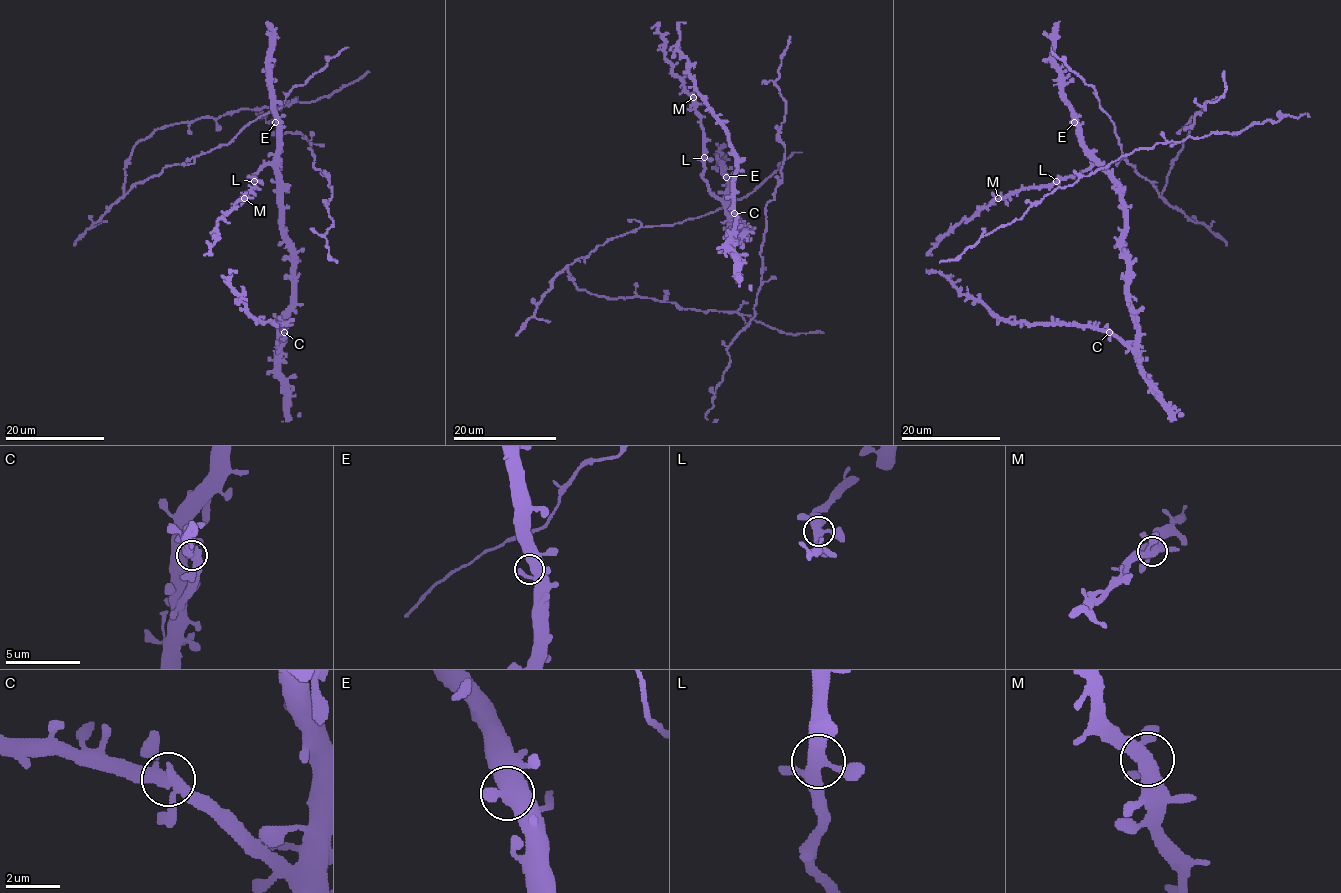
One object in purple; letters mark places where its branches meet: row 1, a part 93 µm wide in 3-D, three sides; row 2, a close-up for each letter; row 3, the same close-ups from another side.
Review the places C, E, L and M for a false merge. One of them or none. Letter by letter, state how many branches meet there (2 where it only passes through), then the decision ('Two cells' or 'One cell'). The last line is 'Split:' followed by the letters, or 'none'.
C: Branches: 4. One cell
E: Branches: 3. One cell
L: Branches: 4. One cell
M: Branches: 4. One cell
Split: none

